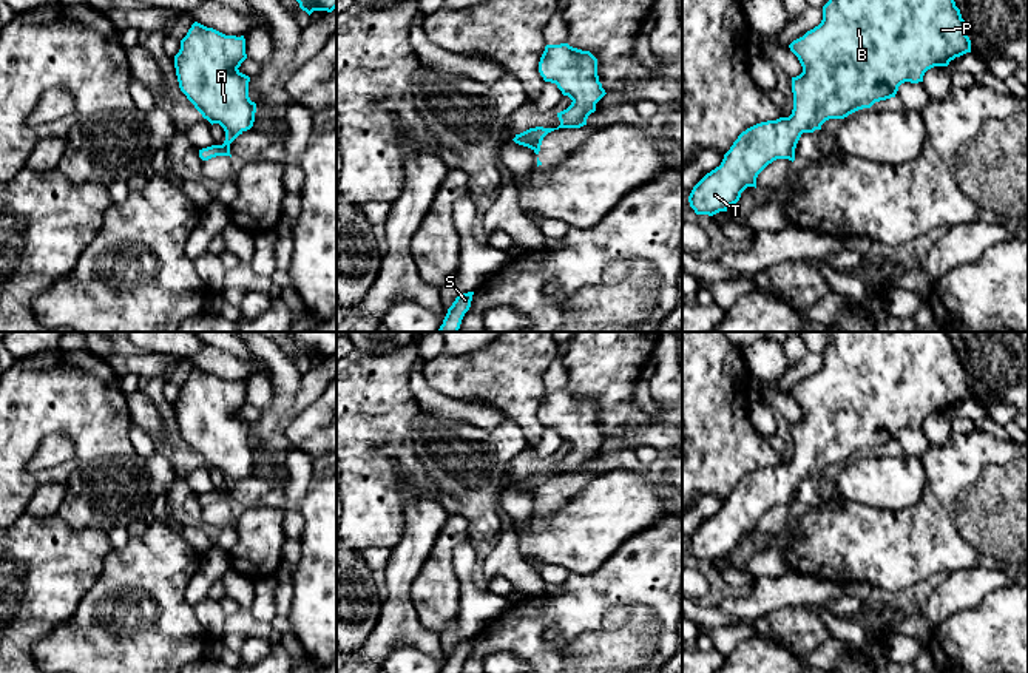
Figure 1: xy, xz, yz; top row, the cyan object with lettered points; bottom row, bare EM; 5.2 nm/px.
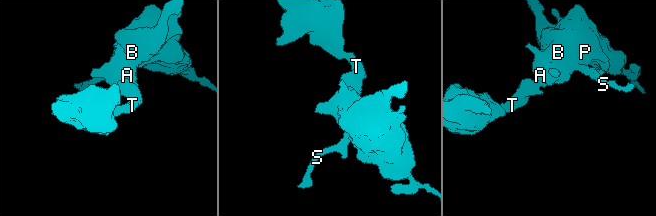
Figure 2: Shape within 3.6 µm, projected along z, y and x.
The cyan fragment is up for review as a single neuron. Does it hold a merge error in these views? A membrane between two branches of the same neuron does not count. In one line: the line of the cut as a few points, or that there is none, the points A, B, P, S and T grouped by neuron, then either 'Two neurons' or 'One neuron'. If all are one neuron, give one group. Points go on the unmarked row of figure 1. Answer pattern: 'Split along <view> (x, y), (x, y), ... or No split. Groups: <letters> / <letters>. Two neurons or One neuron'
No split. Groups: A B P S T. One neuron

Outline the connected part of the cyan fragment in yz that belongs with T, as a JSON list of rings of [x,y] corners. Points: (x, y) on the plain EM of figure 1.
[[[829,332],[829,335],[830,343],[823,352],[821,369],[789,391],[803,412],[803,418],[792,423],[792,460],[756,469],[738,482],[721,511],[693,533],[688,548],[696,560],[713,562],[727,557],[747,533],[756,534],[756,523],[769,509],[776,505],[793,508],[803,479],[813,479],[829,465],[844,465],[858,455],[871,454],[875,448],[895,443],[901,429],[923,428],[928,415],[948,412],[955,403],[971,398],[965,366],[948,332]]]

